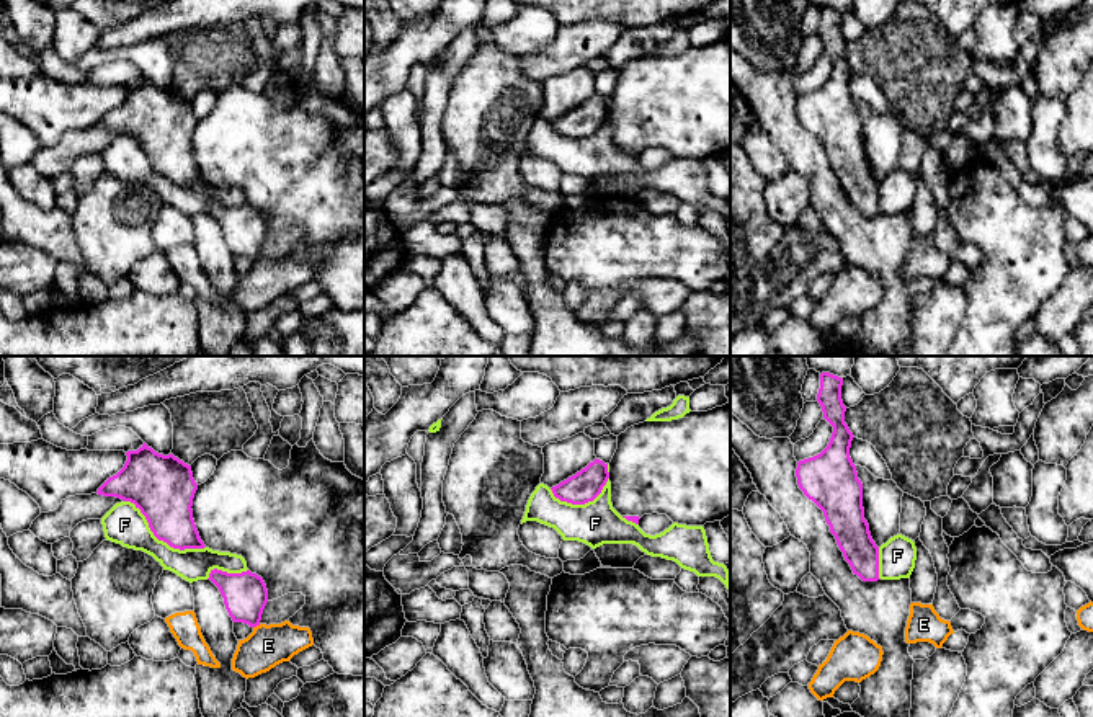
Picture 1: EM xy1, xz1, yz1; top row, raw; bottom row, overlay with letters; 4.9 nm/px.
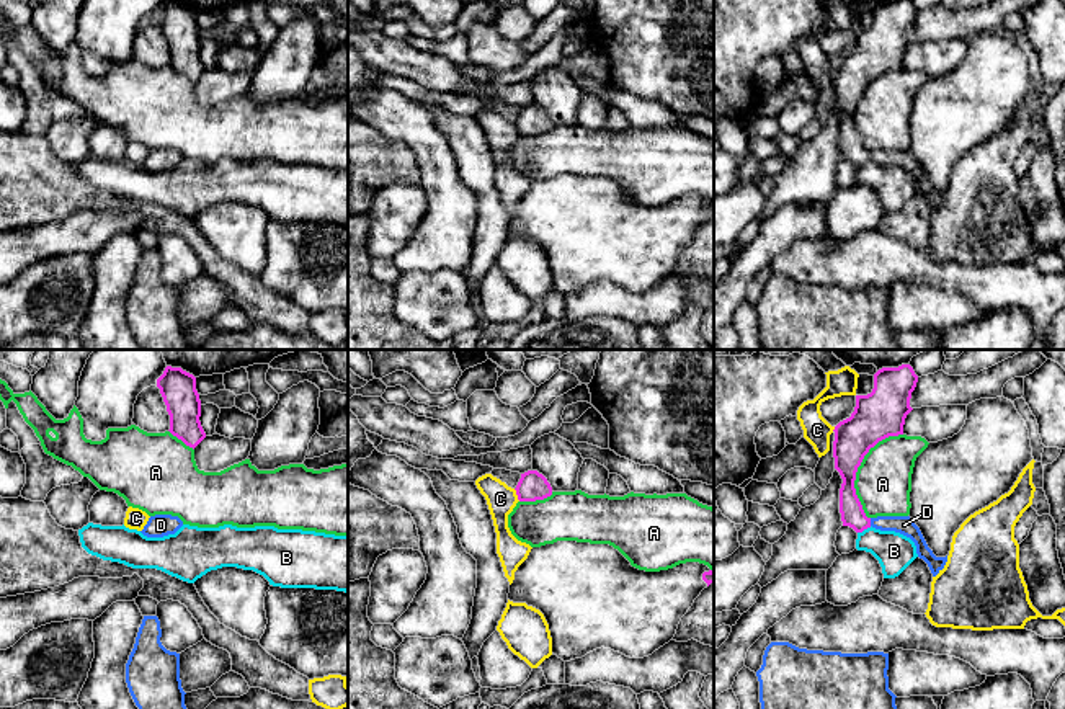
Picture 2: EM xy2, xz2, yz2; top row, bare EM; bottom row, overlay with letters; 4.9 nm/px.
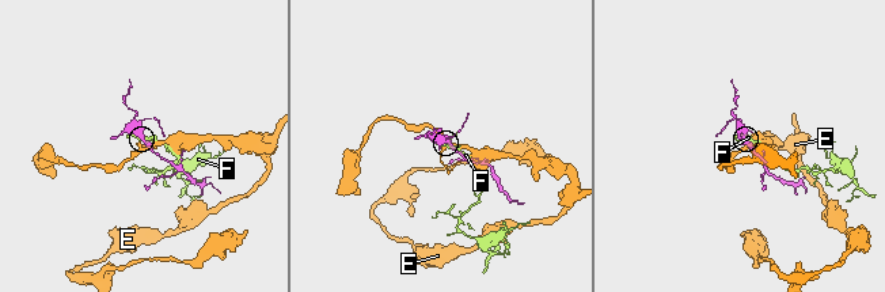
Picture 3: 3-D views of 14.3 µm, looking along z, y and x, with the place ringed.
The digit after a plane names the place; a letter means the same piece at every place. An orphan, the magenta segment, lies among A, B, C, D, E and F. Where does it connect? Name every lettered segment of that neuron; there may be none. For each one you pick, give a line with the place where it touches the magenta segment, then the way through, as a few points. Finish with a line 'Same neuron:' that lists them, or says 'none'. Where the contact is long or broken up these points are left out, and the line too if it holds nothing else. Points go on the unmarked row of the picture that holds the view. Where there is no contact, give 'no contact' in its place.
D: yz2 (869, 156) | across yz2 (853, 149), (860, 156), (869, 156), (904, 159)
Same neuron: D

